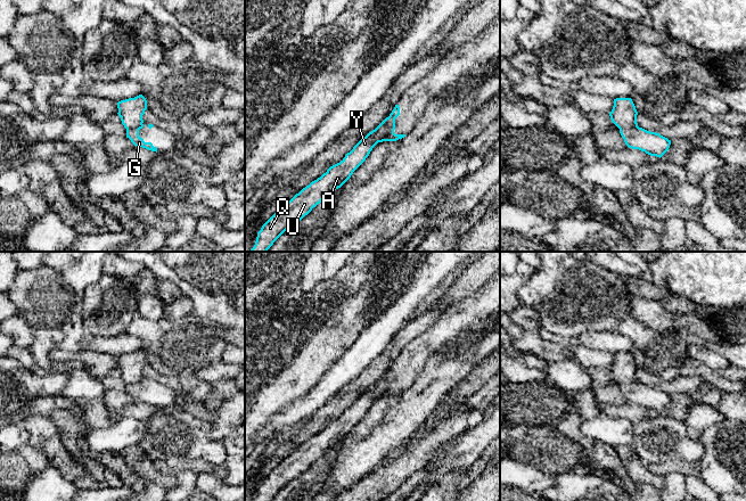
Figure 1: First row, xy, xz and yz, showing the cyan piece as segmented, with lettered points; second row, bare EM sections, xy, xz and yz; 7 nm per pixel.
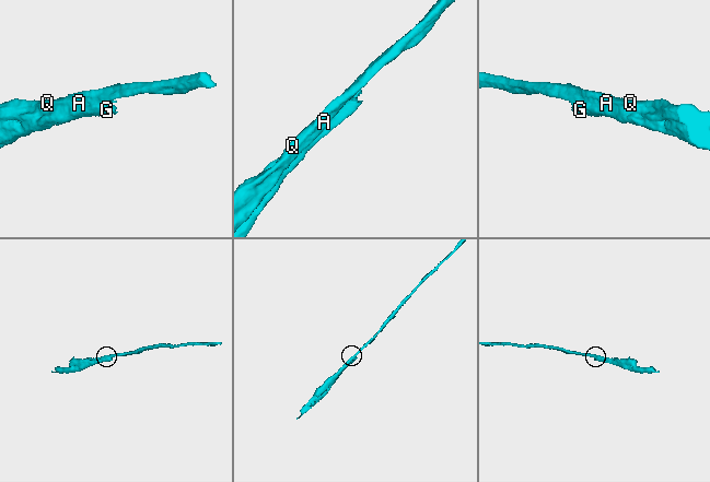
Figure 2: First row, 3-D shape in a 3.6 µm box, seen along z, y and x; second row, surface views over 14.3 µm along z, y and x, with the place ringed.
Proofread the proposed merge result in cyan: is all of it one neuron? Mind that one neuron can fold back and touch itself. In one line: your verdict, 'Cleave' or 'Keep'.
Cleave

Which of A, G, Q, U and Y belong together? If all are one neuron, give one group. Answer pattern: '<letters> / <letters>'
A Q U Y / G

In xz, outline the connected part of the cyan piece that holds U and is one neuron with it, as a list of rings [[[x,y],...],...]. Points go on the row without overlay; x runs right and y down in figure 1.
[[[387,373],[362,393],[339,418],[330,421],[276,467],[257,487],[254,501],[272,501],[288,483],[301,476],[329,449],[341,443],[384,392]]]

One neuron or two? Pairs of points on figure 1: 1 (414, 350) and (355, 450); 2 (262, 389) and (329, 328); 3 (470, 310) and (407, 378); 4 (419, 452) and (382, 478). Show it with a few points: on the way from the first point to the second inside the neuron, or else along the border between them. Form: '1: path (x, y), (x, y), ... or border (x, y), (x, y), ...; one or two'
1: border (424, 369), (417, 380), (406, 389); two
2: path (279, 375), (312, 342); one
3: path (452, 328), (417, 360); one
4: path (410, 461), (391, 476); one

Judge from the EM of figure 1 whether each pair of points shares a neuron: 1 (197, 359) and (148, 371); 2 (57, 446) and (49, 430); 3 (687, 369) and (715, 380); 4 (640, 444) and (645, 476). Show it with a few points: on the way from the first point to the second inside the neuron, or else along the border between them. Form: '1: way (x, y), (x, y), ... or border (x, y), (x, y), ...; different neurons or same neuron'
1: border (149, 364), (163, 375), (180, 378); different neurons
2: border (57, 434), (49, 437), (40, 446); different neurons
3: way (694, 369), (702, 370), (708, 375); same neuron
4: border (630, 446), (642, 463); different neurons

